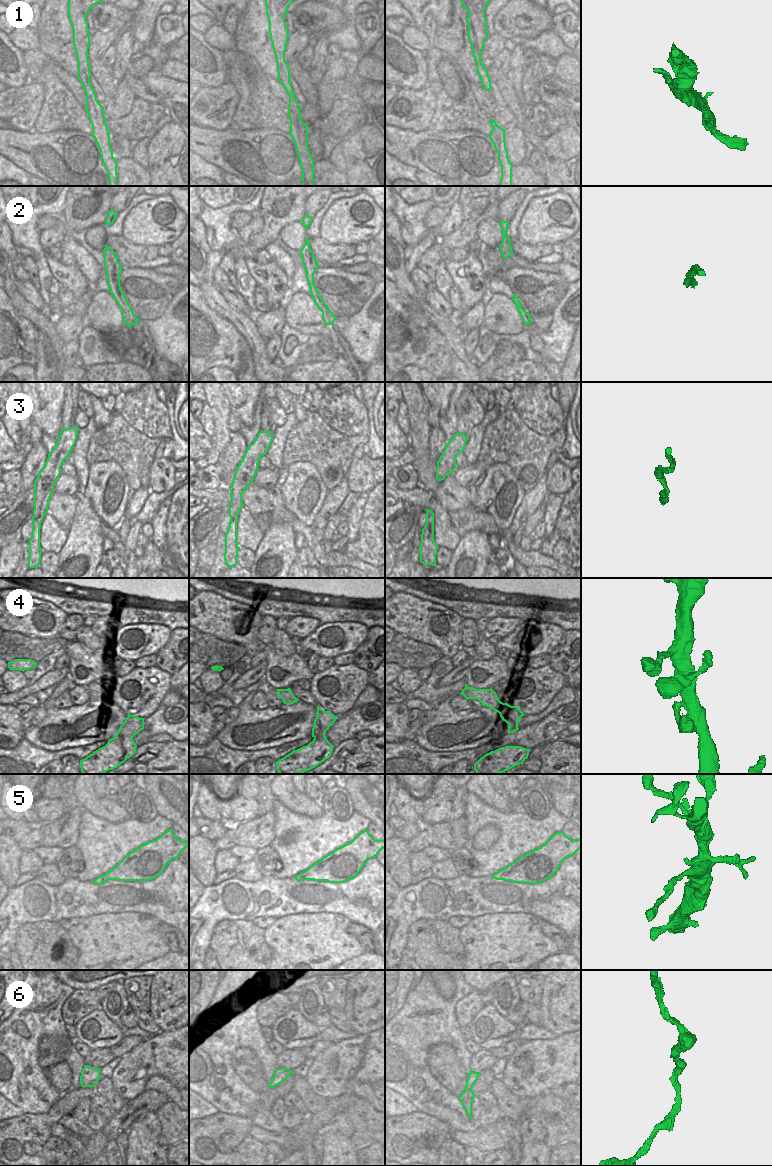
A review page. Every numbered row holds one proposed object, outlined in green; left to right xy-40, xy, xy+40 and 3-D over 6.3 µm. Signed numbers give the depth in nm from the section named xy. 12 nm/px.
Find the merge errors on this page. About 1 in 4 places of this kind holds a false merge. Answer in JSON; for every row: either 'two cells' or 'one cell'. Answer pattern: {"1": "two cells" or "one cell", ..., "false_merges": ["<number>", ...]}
{"1": "two cells", "2": "one cell", "3": "one cell", "4": "one cell", "5": "one cell", "6": "one cell", "false_merges": ["1"]}

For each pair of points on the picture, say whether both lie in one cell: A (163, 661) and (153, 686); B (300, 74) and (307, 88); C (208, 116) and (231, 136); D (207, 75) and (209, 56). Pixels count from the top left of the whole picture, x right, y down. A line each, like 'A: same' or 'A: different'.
A: different
B: same
C: different
D: same

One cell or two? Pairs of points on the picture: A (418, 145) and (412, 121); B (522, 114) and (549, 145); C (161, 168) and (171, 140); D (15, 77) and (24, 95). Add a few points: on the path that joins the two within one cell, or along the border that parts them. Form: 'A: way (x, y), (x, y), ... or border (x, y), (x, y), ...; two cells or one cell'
A: border (395, 126), (413, 131), (423, 131), (428, 128); two cells
B: way (524, 124), (528, 132), (539, 143); one cell
C: way (163, 161), (170, 152), (170, 147); one cell
D: border (28, 81), (18, 87), (10, 87); two cells

